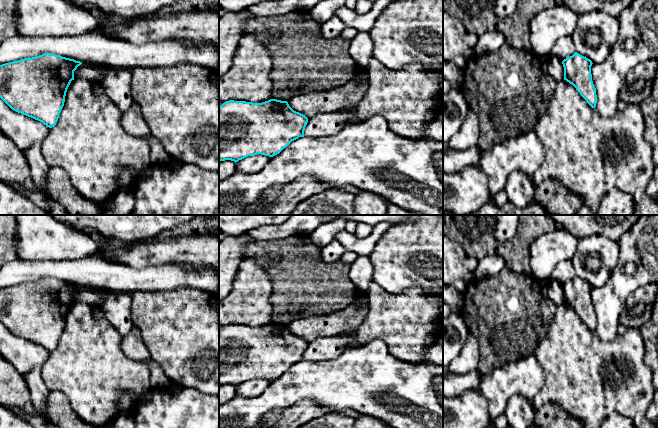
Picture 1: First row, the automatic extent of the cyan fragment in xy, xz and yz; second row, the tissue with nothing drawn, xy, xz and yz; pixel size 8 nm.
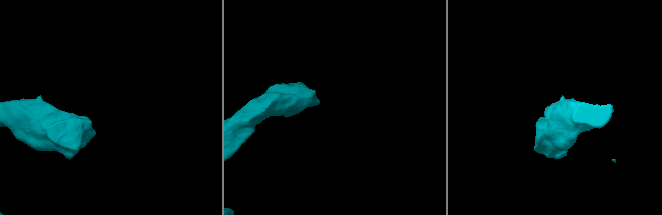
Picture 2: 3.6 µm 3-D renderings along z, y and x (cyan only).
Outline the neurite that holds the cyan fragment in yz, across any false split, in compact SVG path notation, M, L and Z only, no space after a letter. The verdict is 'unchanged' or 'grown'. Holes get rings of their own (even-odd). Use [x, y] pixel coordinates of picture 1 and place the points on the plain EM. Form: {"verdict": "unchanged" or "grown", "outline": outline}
{"verdict": "unchanged", "outline": "M575 276L572 280L562 285L564 291L564 304L572 308L586 326L596 331L596 312L592 305L592 285Z"}

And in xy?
{"verdict": "unchanged", "outline": "M52 277L25 282L0 289L0 322L14 335L42 346L49 352L56 349L64 330L67 313L74 304L74 295L82 286Z"}

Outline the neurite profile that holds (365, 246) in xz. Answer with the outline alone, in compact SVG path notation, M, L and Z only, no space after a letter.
M382 222L373 226L369 236L364 239L358 239L354 233L341 230L335 234L335 239L339 241L346 250L357 253L358 255L369 256L373 251L381 235L386 232L393 224L391 222Z

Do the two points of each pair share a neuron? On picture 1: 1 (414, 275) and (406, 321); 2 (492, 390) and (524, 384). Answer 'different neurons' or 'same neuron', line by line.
1: different neurons
2: same neuron

